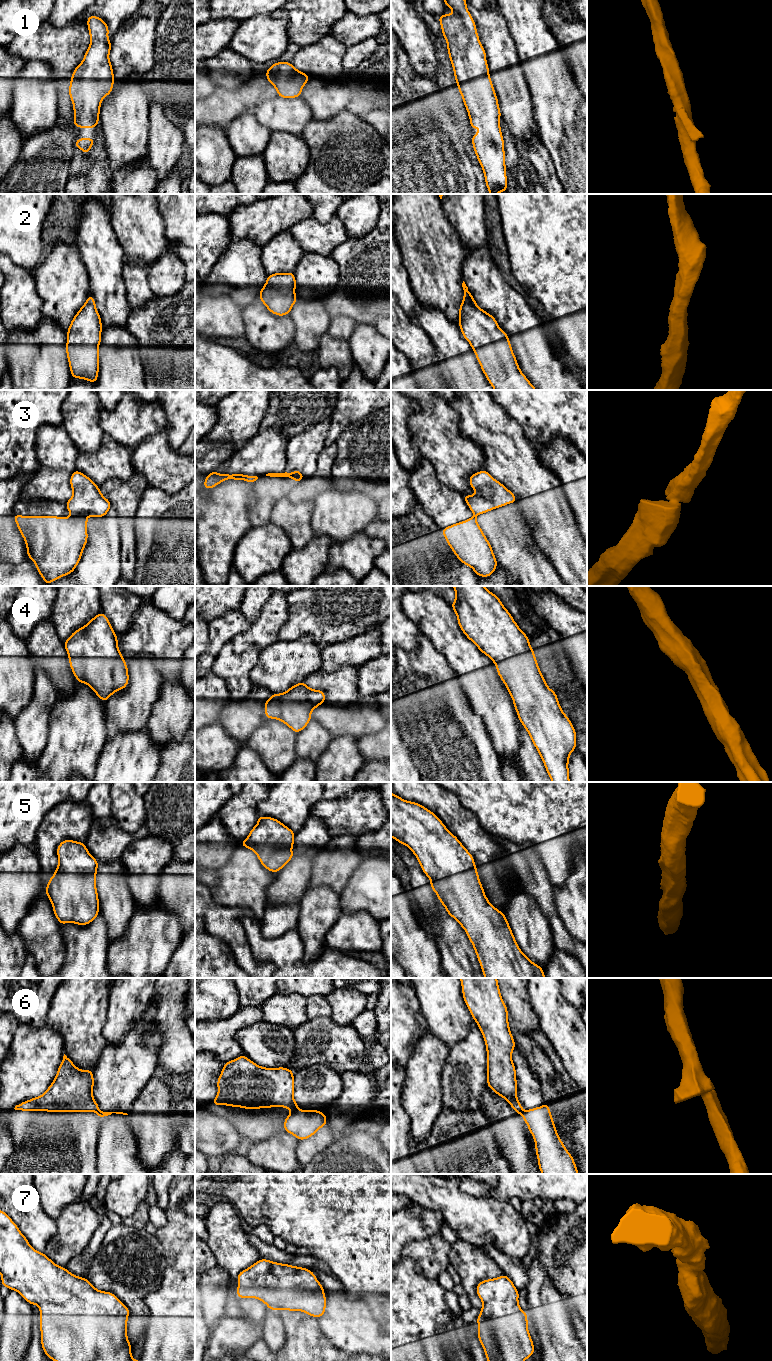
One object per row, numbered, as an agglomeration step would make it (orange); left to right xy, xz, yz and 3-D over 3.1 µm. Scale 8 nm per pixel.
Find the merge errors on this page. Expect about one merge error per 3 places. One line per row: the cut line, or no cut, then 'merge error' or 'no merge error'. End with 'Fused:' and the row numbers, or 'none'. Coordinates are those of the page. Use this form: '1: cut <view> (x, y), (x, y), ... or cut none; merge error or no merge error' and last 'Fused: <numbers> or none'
1: cut none; no merge error
2: cut none; no merge error
3: cut xy (72, 515), (78, 516); merge error
4: cut none; no merge error
5: cut none; no merge error
6: cut xz (297, 1108), (292, 1111); merge error
7: cut none; no merge error
Fused: 3, 6

